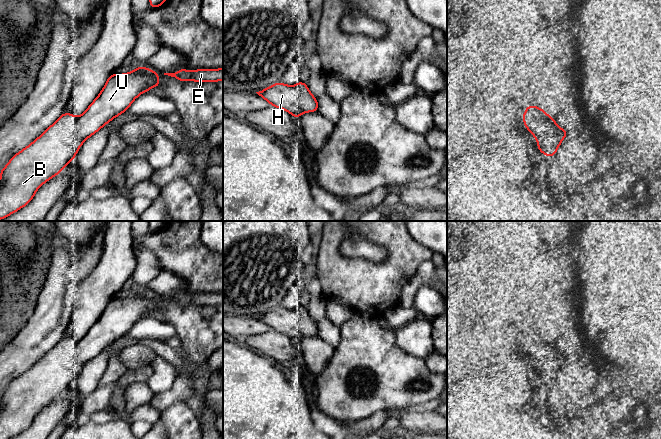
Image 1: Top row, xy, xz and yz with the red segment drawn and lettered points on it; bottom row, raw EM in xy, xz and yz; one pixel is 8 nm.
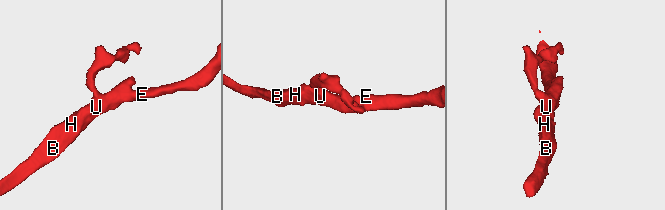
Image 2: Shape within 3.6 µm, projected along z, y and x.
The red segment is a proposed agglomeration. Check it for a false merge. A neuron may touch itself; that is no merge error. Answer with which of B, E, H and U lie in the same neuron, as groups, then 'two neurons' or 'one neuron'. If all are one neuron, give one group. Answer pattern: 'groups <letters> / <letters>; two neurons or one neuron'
groups B E H U; one neuron

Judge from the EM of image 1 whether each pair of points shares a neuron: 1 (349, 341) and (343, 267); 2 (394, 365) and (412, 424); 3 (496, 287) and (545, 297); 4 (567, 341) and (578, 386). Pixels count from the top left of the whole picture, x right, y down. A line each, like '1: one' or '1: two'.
1: two
2: two
3: two
4: two

